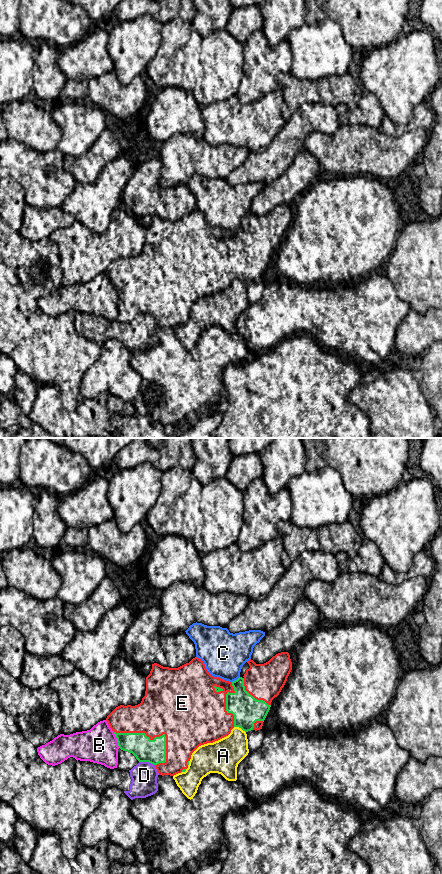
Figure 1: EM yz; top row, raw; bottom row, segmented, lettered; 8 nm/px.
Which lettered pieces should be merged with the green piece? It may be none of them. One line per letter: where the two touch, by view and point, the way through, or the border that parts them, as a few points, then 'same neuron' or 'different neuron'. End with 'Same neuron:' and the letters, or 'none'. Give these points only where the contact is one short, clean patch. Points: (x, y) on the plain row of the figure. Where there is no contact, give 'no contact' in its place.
A: meets green in yz at (240, 279); different neuron
B: meets green in yz at (117, 291); different neuron
C: meets green in yz at (235, 232); different neuron
D: meets green in yz at (147, 313); different neuron
E: meets green in yz at (152, 292); same neuron
Same neuron: E

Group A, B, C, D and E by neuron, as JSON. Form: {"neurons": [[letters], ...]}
{"neurons": [["A"], ["B"], ["C"], ["D"], ["E"]]}

